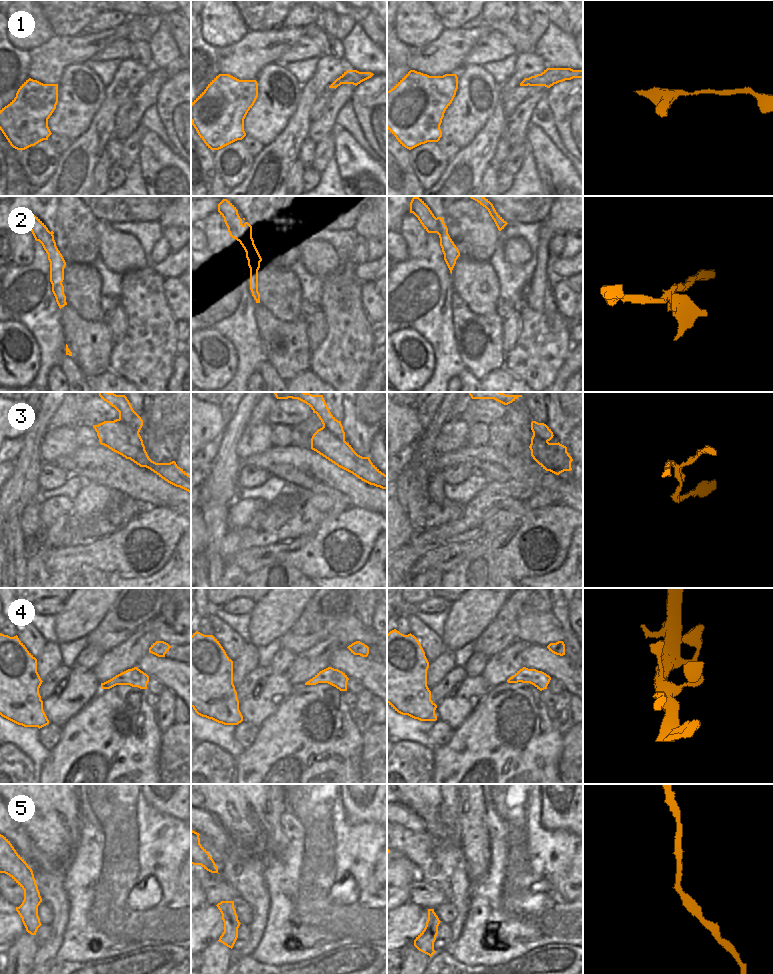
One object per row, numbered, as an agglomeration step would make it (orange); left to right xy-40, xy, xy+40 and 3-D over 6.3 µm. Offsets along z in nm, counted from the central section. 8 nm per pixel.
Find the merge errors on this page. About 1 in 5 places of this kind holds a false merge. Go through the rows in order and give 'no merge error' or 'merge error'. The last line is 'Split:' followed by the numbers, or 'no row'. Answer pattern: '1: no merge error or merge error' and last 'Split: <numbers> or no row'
1: no merge error
2: merge error
3: merge error
4: no merge error
5: no merge error
Split: 2, 3

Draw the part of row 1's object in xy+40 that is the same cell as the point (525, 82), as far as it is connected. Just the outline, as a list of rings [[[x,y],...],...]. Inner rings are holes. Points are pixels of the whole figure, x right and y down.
[[[547,68],[541,74],[525,78],[520,83],[520,86],[545,86],[550,88],[554,84],[573,78],[583,78],[583,70],[573,70],[571,68]]]

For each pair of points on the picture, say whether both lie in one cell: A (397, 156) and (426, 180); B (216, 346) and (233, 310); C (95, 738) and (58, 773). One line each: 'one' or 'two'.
A: two
B: two
C: one

